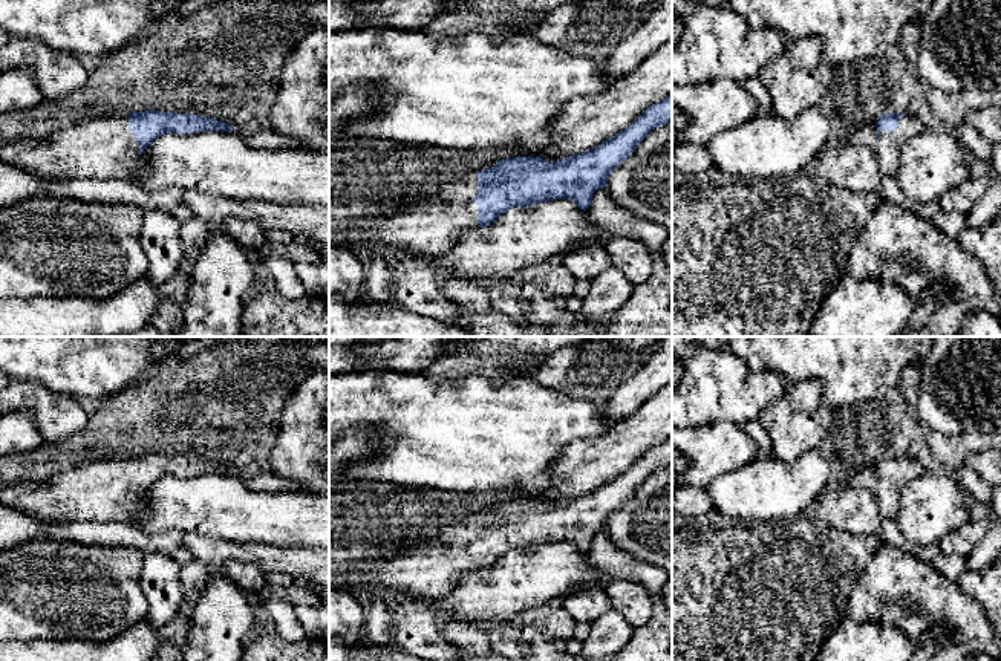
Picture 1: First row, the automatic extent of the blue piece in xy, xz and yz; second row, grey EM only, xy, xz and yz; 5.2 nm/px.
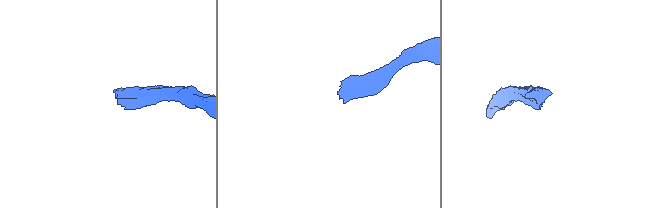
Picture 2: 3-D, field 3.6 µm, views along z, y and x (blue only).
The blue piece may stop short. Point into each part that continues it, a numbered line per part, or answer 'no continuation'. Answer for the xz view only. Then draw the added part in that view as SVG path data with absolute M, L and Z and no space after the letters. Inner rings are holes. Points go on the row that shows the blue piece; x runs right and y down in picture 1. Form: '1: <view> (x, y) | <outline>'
1: xz (430, 225) | M467 176L444 185L433 196L407 202L390 214L357 219L329 245L358 254L372 248L426 257L444 254L459 236L478 228L478 205L471 200L476 193L478 176Z

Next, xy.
1: xy (101, 149) | M110 113L44 138L0 145L0 162L52 179L126 179L141 167L129 115Z

